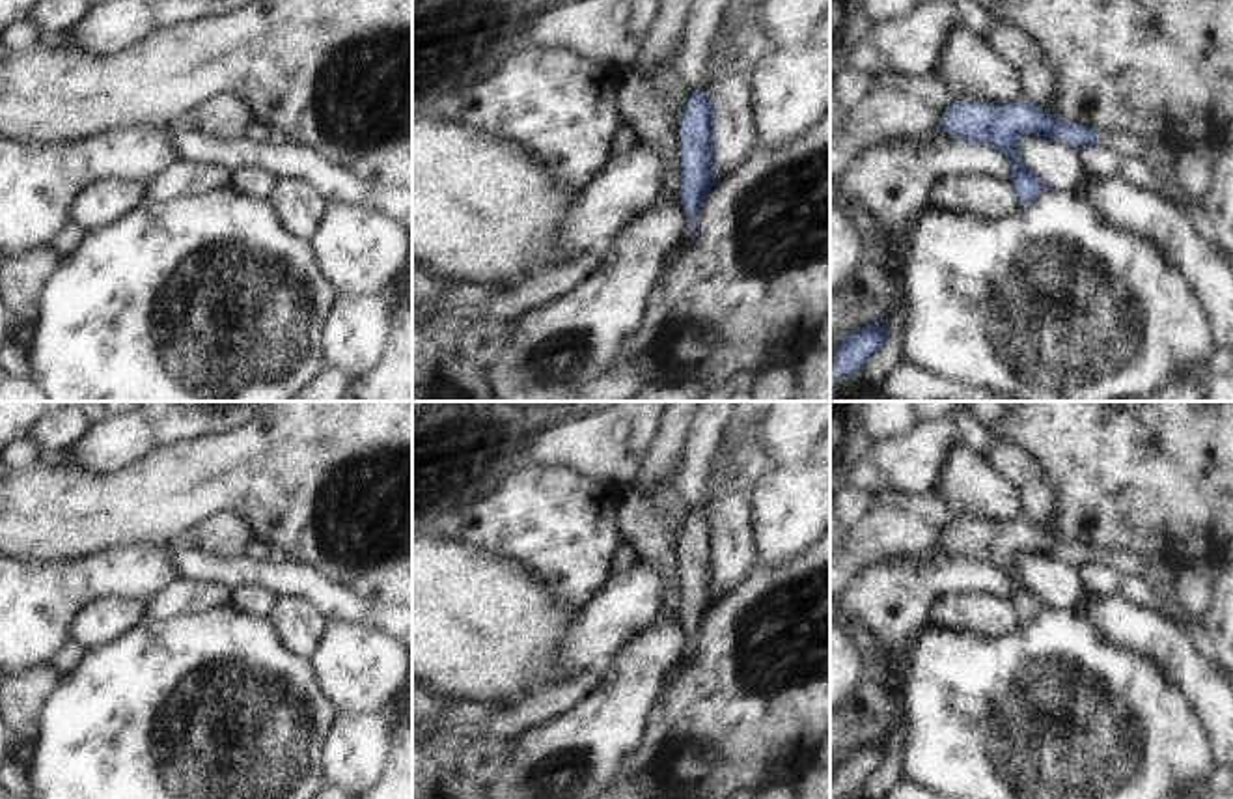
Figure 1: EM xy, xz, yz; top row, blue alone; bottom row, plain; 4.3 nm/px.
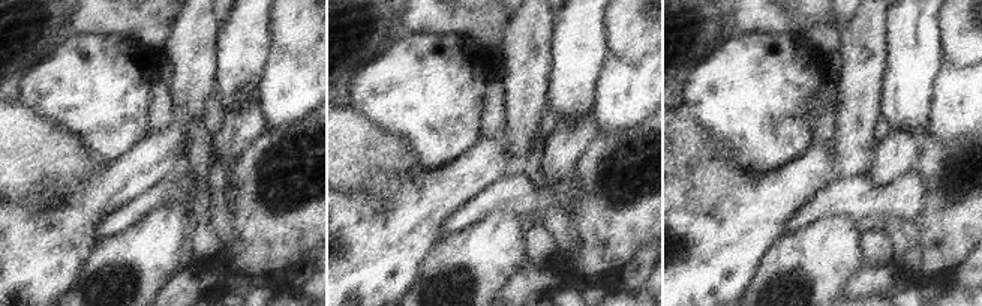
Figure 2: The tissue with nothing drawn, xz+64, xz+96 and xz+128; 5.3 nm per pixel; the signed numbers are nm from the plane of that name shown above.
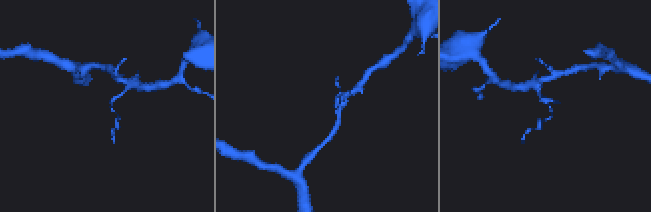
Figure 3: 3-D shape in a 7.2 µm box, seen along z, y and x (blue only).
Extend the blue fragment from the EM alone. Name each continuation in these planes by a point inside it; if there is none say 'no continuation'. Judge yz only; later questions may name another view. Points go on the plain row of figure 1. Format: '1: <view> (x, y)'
1: yz (1129, 564)

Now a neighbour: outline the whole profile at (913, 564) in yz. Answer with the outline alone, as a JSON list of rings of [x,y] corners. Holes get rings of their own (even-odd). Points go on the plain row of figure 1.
[[[933,541],[929,547],[921,549],[916,554],[899,554],[884,551],[858,564],[851,579],[864,575],[867,571],[894,571],[894,569],[901,569],[908,575],[920,575],[923,569],[935,568],[946,556],[961,556],[961,554],[948,551],[940,541]]]

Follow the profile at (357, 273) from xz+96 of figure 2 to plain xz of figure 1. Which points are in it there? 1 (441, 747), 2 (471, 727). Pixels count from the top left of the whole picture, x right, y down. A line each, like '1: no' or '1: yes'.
1: no
2: no

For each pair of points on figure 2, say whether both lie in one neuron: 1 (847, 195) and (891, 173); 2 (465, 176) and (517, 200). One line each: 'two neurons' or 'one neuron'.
1: two neurons
2: two neurons

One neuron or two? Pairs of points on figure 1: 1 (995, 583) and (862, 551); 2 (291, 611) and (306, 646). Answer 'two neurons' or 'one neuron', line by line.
1: two neurons
2: one neuron

